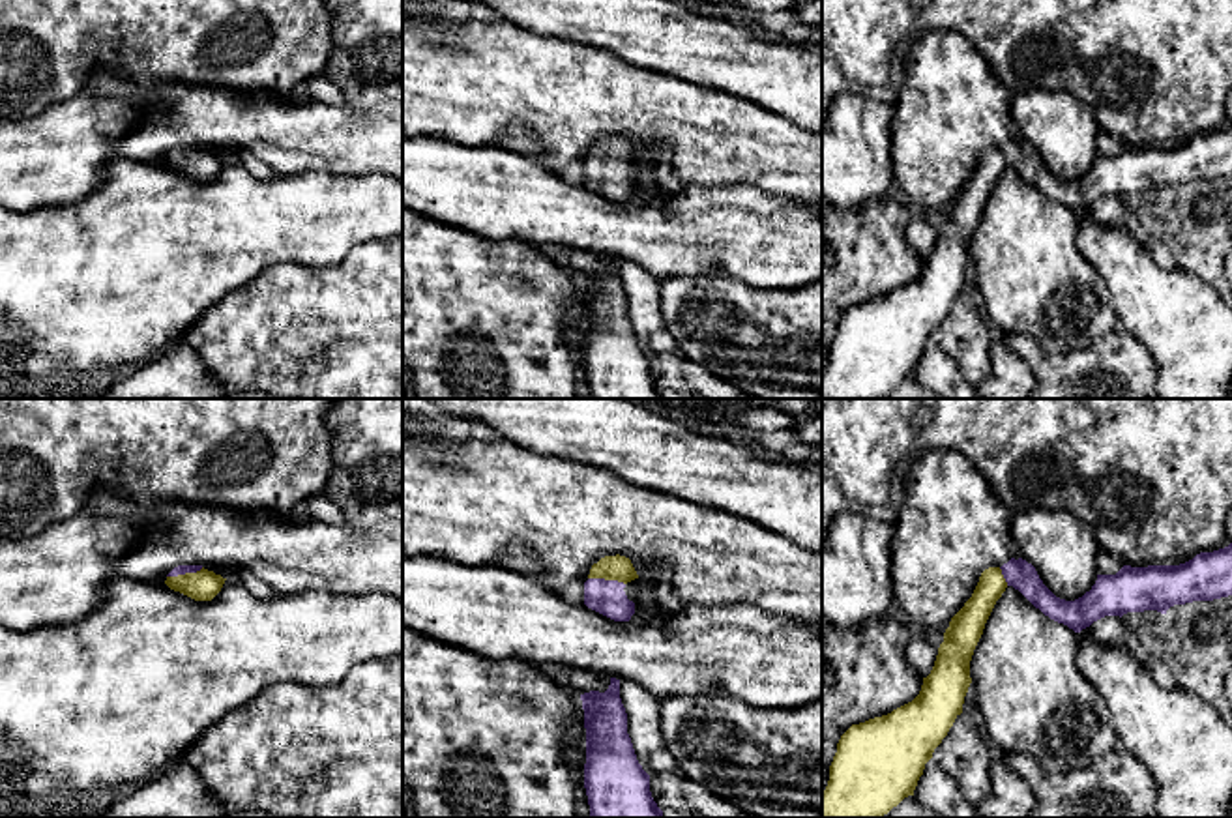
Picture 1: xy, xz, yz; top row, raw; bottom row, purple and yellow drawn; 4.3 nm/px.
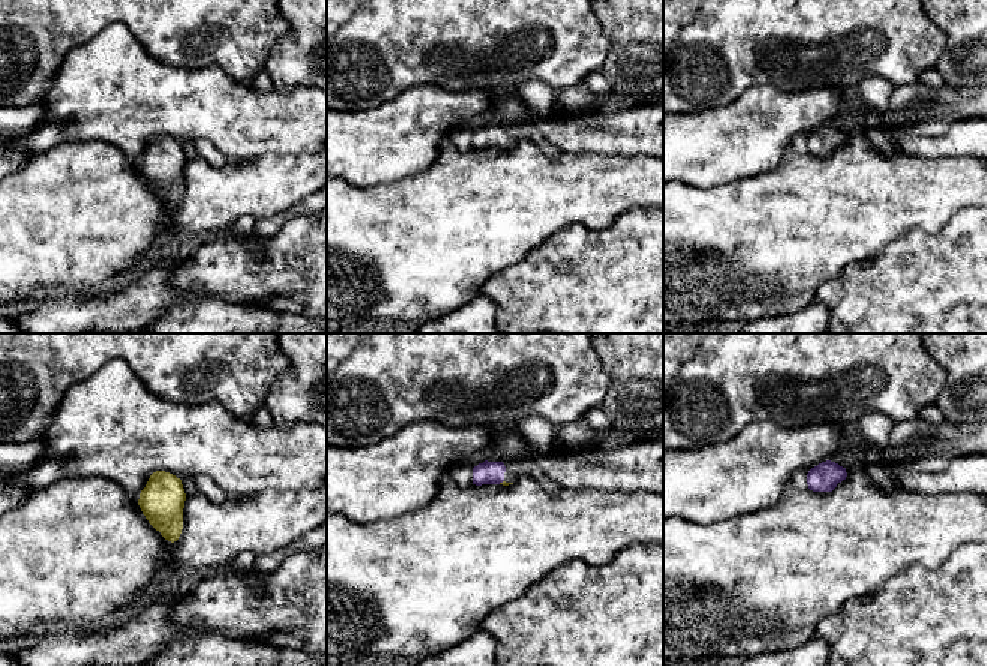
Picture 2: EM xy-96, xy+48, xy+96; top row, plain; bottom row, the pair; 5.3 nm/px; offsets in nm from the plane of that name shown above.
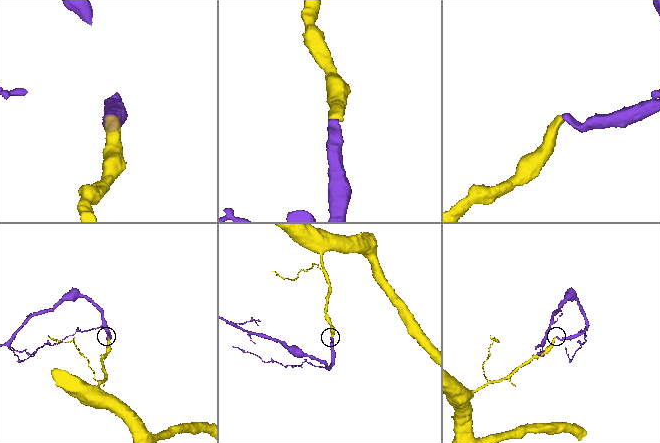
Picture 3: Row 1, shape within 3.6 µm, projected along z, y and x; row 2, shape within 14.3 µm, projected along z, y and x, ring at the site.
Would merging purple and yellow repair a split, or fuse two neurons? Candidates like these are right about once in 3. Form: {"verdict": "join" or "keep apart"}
{"verdict": "join"}

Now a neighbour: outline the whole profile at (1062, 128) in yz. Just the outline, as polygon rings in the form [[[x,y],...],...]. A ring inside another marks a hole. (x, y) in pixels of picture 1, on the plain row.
[[[1032,90],[1011,95],[1009,112],[1020,139],[1032,144],[1043,165],[1060,180],[1082,178],[1097,161],[1099,124],[1084,101],[1067,90]]]

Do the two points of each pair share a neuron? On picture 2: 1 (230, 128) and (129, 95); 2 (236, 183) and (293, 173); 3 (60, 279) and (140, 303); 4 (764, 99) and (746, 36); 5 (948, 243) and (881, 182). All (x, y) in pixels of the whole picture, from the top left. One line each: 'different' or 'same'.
1: same
2: same
3: different
4: different
5: different

